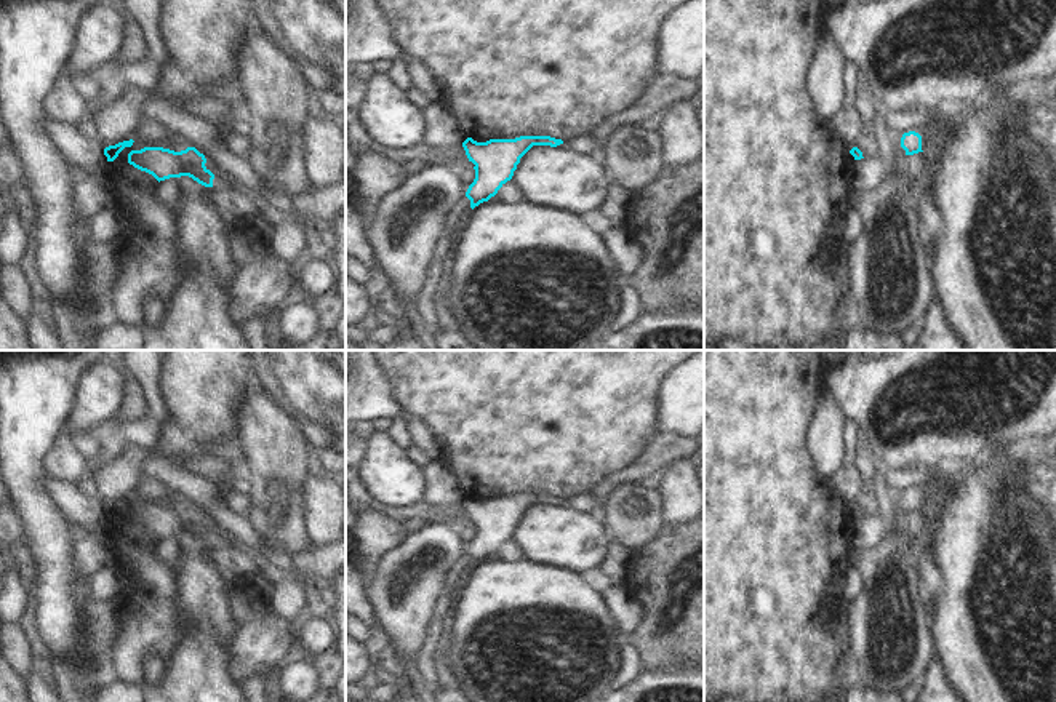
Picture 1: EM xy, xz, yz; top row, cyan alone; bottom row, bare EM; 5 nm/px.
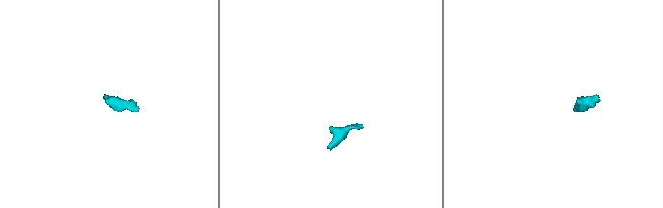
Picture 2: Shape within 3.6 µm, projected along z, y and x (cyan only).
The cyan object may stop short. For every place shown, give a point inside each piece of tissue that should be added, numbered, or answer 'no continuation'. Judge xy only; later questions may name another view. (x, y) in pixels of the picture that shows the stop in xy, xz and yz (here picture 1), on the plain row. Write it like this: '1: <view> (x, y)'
1: xy (221, 538)

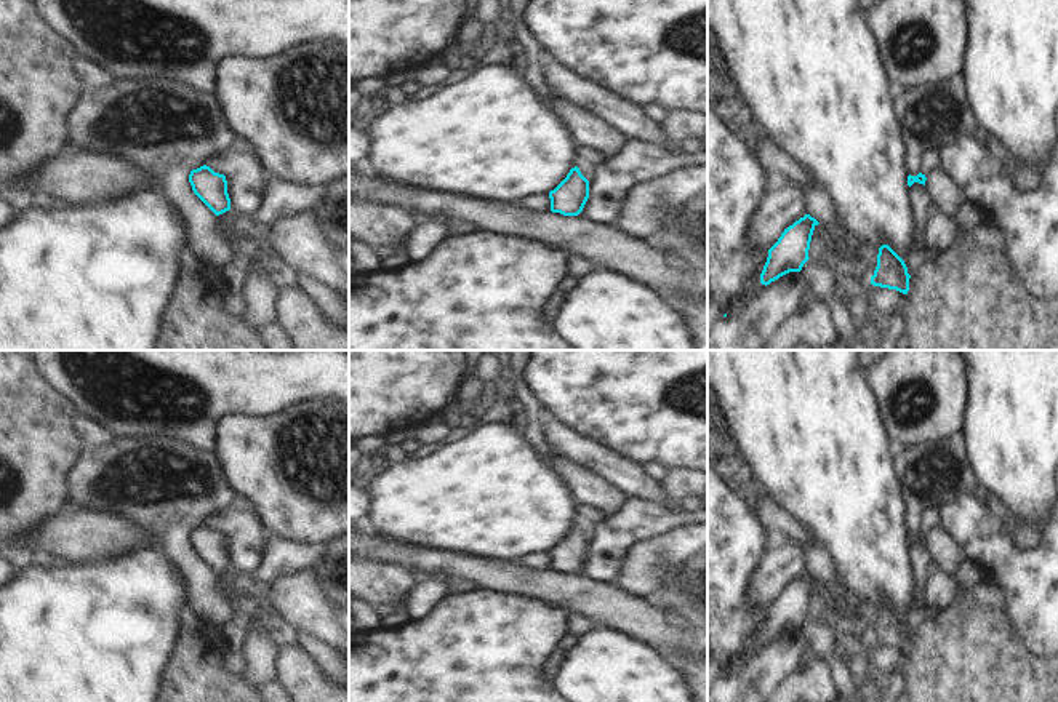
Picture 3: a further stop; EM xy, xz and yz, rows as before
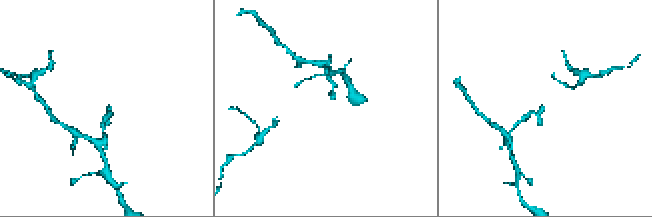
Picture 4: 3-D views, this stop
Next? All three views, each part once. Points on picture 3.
1: yz (932, 517)

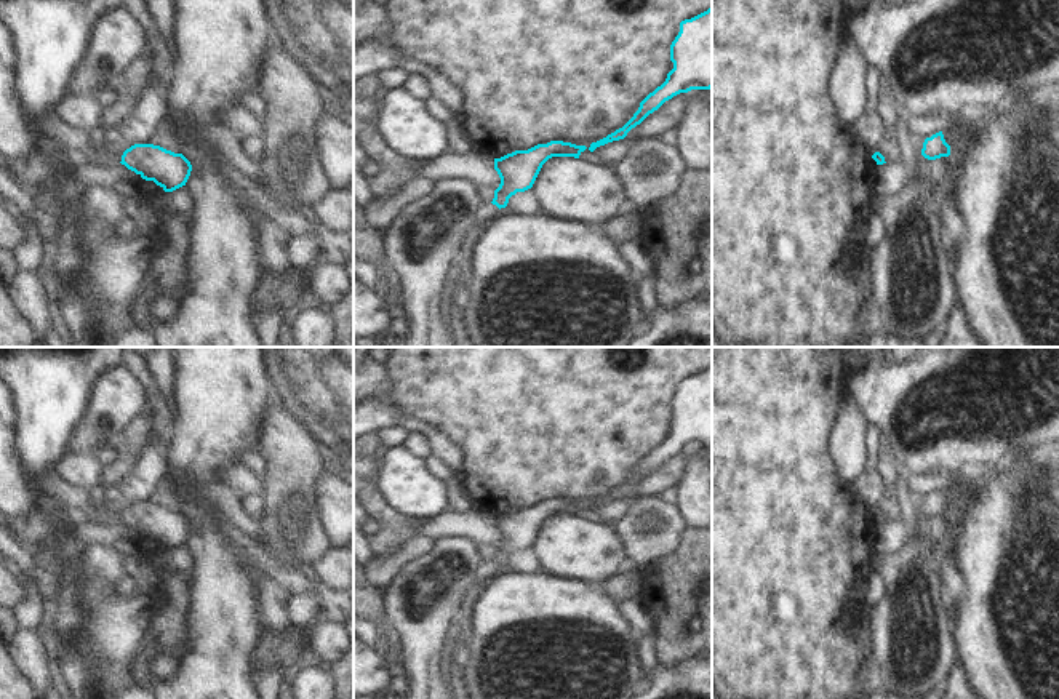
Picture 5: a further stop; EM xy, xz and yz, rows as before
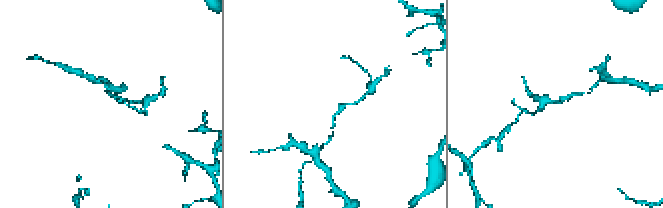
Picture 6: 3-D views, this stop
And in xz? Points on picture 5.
no continuation

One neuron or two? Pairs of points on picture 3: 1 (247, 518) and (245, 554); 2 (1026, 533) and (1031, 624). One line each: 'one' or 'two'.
1: one
2: two

